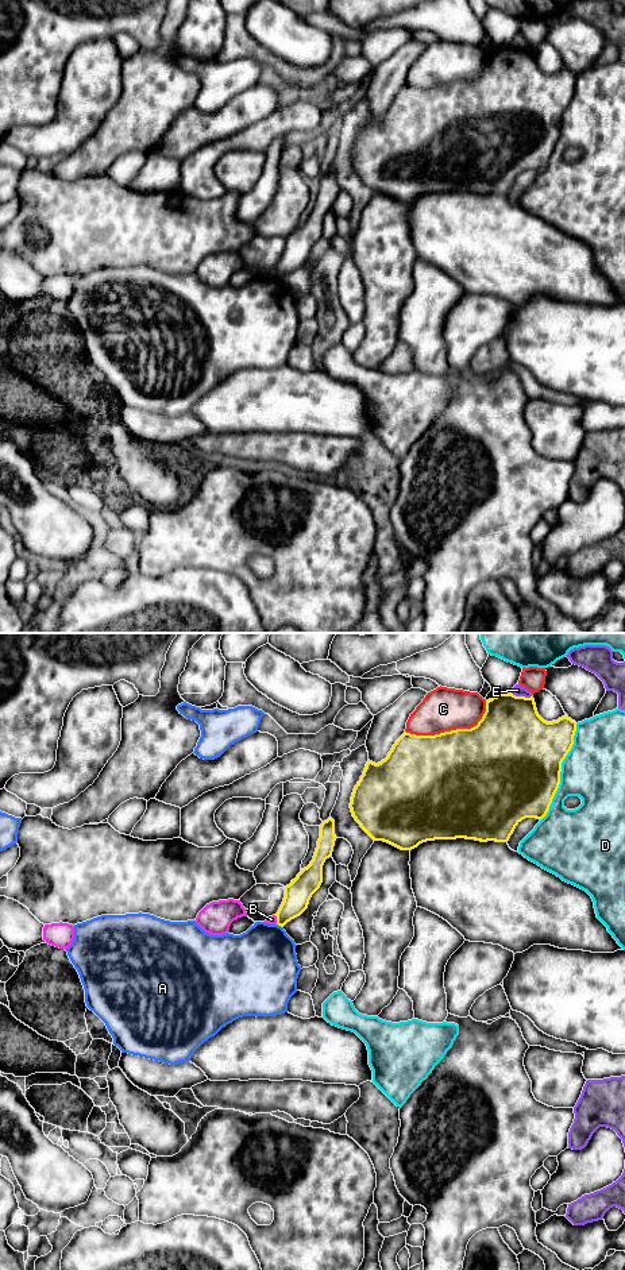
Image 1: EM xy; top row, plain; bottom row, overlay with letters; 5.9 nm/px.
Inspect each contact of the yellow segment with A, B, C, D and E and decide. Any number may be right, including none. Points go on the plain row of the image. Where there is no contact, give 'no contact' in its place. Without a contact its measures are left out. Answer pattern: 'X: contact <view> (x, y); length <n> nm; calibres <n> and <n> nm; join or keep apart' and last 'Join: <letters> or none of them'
A: contact xy (280, 277); length 50 nm; calibres 160 and 420 nm; keep apart
B: contact xy (277, 271); length 60 nm; calibres 160 and 50 nm; keep apart
C: contact xy (452, 83); length 500 nm; calibres 500 and 260 nm; keep apart
D: contact xy (560, 123); length 600 nm; calibres 500 and 360 nm; keep apart
E: contact xy (521, 49); length 140 nm; calibres 420 and 70 nm; keep apart
Join: none of them

